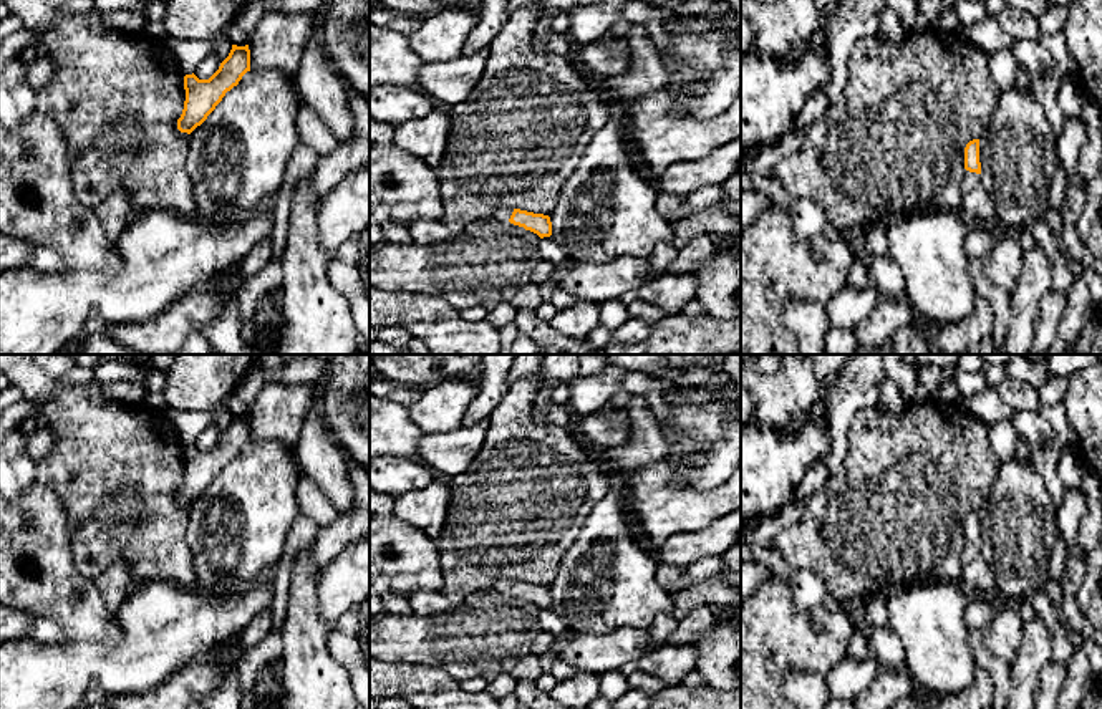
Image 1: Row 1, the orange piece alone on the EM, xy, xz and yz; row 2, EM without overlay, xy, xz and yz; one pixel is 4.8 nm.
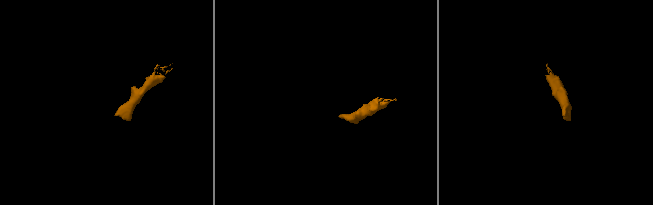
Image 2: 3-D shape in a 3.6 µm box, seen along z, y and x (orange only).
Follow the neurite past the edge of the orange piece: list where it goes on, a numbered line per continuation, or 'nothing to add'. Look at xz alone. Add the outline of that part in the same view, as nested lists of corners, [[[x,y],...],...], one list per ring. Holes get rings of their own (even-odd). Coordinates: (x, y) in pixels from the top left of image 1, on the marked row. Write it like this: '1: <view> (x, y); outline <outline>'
1: xz (502, 214); outline [[[499,207],[494,210],[494,217],[502,222],[509,222],[512,212],[514,212],[514,207]]]

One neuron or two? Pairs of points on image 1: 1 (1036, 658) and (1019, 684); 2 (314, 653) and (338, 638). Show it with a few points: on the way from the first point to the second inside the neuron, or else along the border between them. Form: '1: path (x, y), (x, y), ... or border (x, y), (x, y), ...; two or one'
1: path (1029, 665), (1023, 678); one
2: border (333, 628), (330, 653), (348, 678); two

